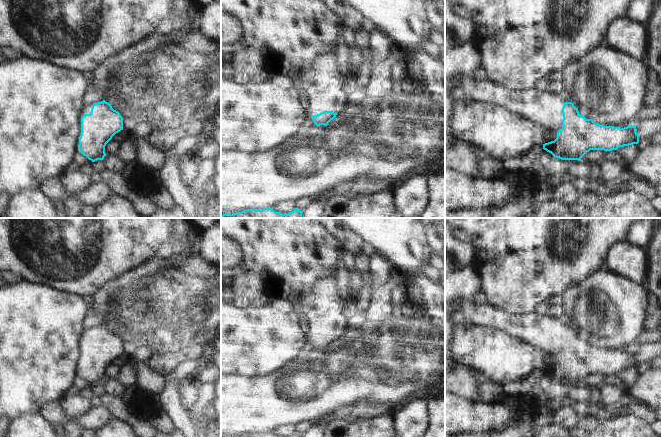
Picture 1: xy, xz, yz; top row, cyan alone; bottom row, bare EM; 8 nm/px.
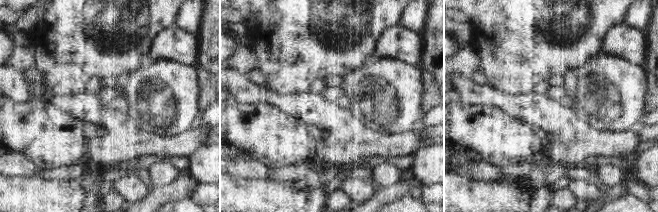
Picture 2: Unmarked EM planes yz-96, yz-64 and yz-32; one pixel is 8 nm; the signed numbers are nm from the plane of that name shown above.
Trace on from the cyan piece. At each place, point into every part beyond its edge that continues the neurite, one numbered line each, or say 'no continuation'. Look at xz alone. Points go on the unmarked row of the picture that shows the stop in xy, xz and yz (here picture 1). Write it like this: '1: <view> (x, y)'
1: xz (322, 305)

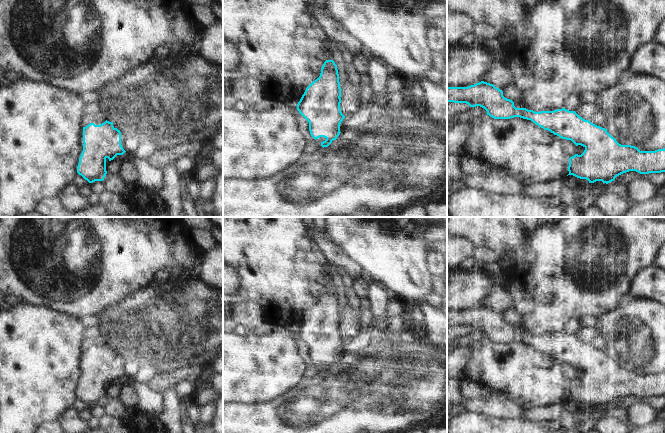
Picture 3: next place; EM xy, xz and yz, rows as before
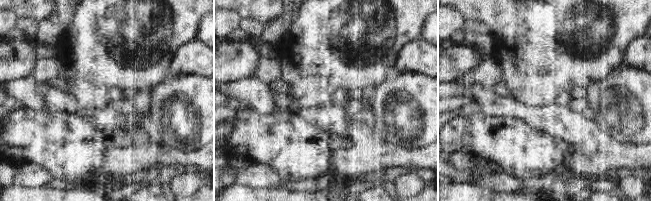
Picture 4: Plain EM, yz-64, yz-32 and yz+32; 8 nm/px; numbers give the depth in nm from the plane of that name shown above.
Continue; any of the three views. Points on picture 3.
no continuation

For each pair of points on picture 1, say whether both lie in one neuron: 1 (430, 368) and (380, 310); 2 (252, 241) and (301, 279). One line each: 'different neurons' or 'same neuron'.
1: different neurons
2: same neuron

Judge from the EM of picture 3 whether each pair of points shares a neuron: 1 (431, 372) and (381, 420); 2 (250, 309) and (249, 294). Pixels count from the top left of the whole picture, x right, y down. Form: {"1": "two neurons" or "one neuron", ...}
{"1": "one neuron", "2": "two neurons"}

